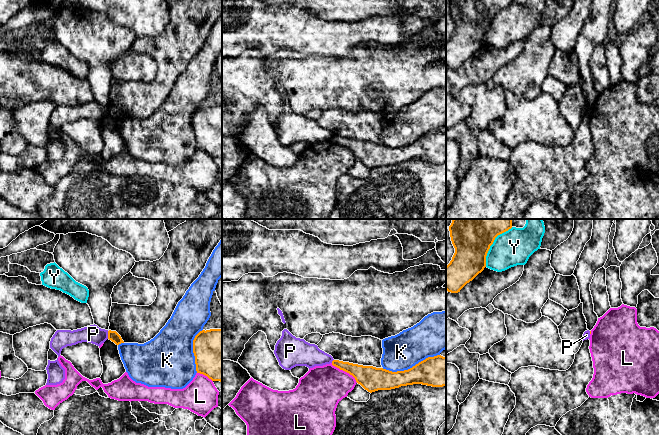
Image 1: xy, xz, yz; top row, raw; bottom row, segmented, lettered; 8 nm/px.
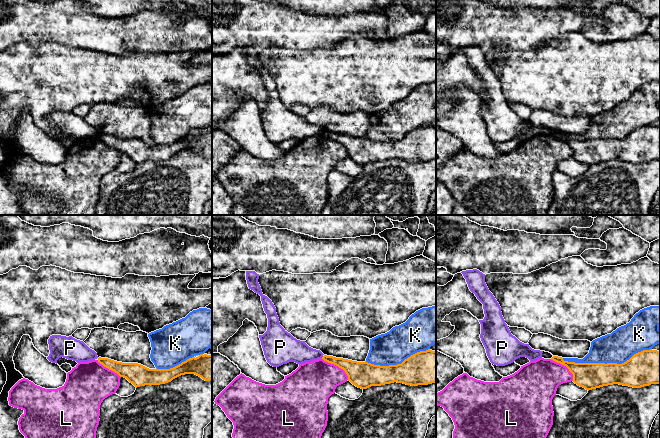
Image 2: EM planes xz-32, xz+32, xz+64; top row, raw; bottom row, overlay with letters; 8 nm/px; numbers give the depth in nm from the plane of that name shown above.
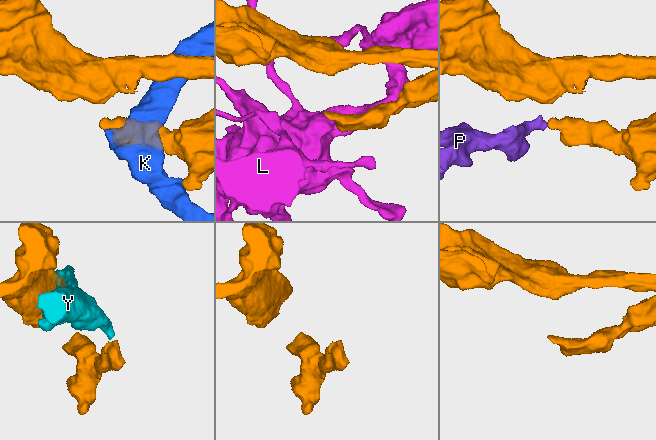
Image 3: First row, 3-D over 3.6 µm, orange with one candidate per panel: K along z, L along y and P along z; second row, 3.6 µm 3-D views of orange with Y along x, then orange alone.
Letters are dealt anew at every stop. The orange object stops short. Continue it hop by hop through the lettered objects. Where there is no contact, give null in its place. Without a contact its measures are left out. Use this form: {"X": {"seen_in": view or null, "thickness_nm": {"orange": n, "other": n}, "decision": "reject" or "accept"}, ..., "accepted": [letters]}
{"K": {"seen_in": "xz", "thickness_nm": {"orange": 260, "other": 300}, "decision": "reject"}, "L": {"seen_in": "xz", "thickness_nm": {"orange": 200, "other": 360}, "decision": "reject"}, "P": {"seen_in": "xy", "thickness_nm": {"orange": 80, "other": 150}, "decision": "reject"}, "Y": {"seen_in": "yz", "thickness_nm": {"orange": 300, "other": 280}, "decision": "reject"}, "accepted": []}

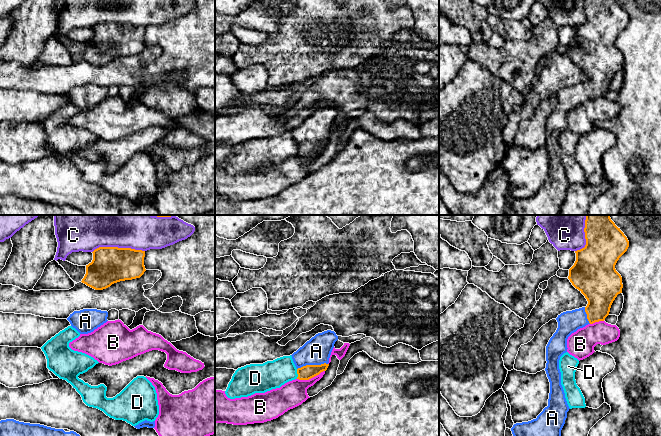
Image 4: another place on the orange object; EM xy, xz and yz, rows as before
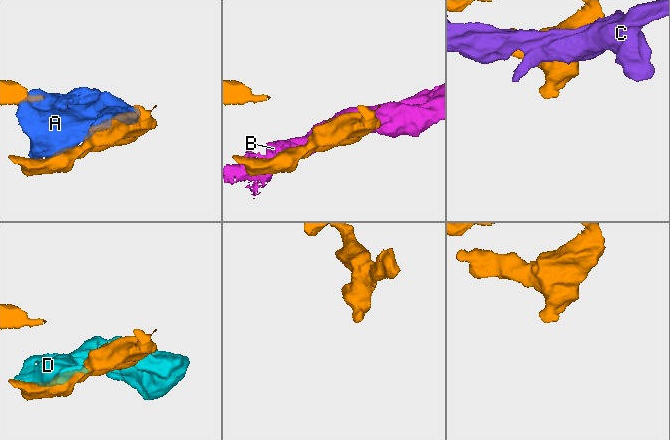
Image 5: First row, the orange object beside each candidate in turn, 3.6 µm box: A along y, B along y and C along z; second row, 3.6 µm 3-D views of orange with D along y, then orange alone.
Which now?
{"A": {"seen_in": "xz", "thickness_nm": {"orange": 120, "other": 220}, "decision": "accept"}, "B": {"seen_in": "xz", "thickness_nm": {"orange": 120, "other": 200}, "decision": "reject"}, "C": {"seen_in": "xy", "thickness_nm": {"orange": 300, "other": 220}, "decision": "reject"}, "D": {"seen_in": "xz", "thickness_nm": {"orange": 120, "other": 220}, "decision": "reject"}, "accepted": ["A"]}

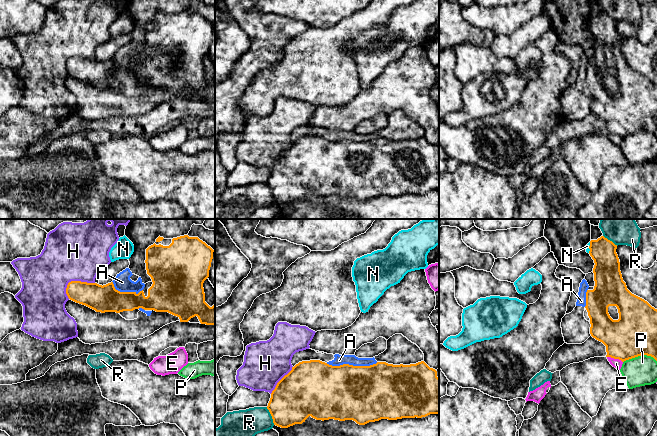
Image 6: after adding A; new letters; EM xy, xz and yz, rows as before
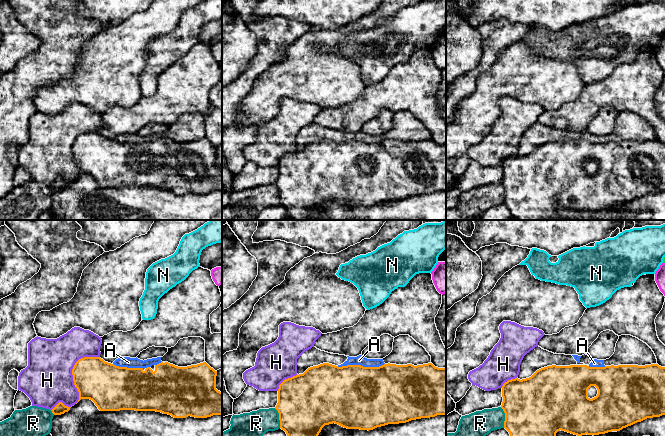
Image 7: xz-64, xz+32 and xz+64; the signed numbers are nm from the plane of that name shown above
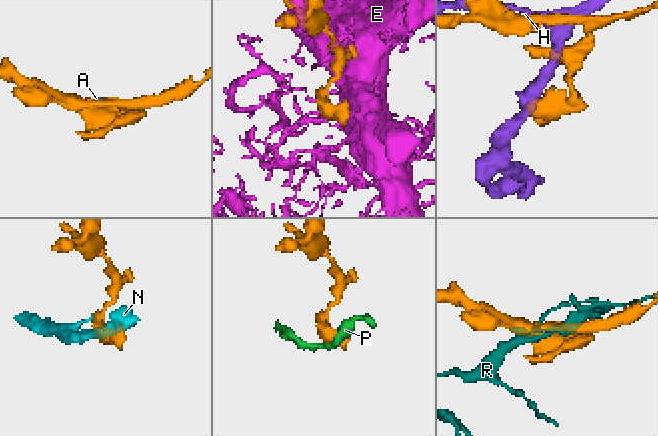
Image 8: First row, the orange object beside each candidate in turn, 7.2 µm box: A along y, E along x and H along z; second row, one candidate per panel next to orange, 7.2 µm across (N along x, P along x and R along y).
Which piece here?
{"A": {"seen_in": "xz", "thickness_nm": {"orange": 440, "other": 80}, "decision": "reject"}, "E": {"seen_in": "yz", "thickness_nm": {"orange": 360, "other": 70}, "decision": "reject"}, "H": {"seen_in": "xy", "thickness_nm": {"orange": 220, "other": 460}, "decision": "reject"}, "N": {"seen_in": "yz", "thickness_nm": {"orange": 220, "other": 30}, "decision": "reject"}, "P": {"seen_in": "yz", "thickness_nm": {"orange": 360, "other": 240}, "decision": "reject"}, "R": {"seen_in": "xz", "thickness_nm": {"orange": 360, "other": 240}, "decision": "reject"}, "accepted": []}

